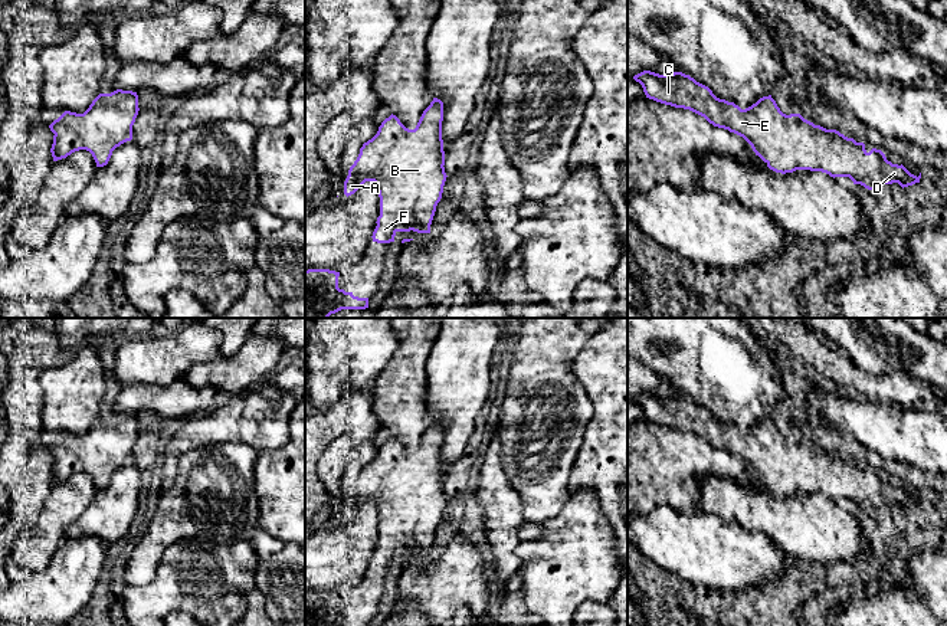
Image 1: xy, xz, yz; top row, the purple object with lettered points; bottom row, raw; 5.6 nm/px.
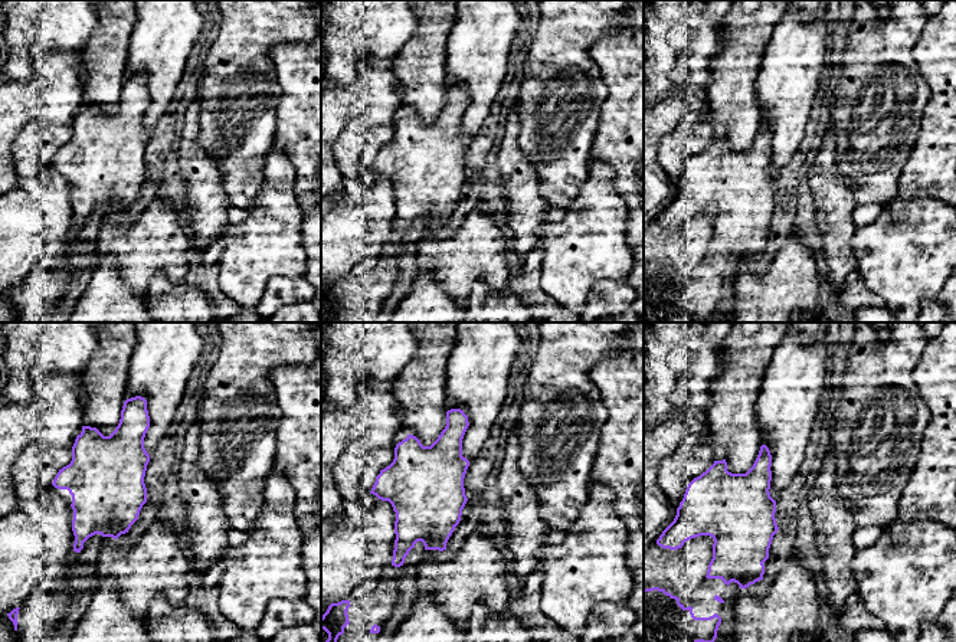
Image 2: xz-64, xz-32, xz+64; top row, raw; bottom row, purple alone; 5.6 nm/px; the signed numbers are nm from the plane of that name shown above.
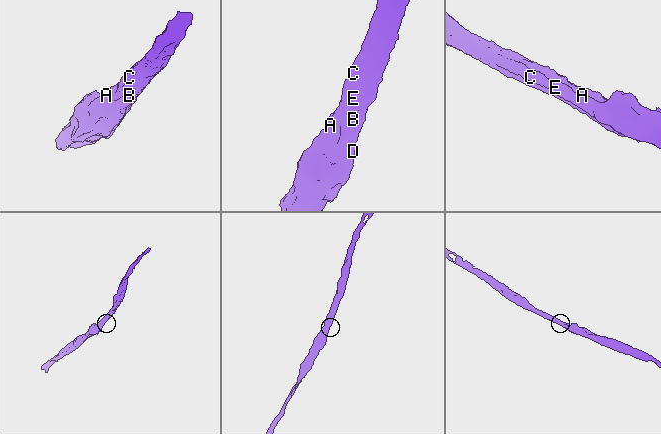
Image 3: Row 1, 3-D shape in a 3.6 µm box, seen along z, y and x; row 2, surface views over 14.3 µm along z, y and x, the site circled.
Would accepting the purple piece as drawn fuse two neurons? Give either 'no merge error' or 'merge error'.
no merge error

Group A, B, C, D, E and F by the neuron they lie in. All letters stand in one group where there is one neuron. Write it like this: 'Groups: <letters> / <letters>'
Groups: A B C D E F

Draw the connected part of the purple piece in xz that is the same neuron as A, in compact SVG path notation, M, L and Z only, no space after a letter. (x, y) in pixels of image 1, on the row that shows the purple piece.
M433 98L423 111L414 130L406 128L396 115L386 118L377 134L363 144L348 170L344 194L354 194L366 181L374 181L380 197L380 216L373 232L373 242L394 242L397 232L430 233L436 206L446 181L442 140L443 102Z

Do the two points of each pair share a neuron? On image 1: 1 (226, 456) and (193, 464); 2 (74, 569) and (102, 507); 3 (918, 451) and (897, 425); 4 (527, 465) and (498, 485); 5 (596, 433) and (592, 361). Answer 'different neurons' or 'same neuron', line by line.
1: same neuron
2: different neurons
3: same neuron
4: different neurons
5: same neuron

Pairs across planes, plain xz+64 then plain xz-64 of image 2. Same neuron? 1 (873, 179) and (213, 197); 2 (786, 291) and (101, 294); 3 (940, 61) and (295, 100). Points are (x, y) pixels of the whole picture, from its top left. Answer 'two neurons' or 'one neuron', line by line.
1: two neurons
2: two neurons
3: one neuron

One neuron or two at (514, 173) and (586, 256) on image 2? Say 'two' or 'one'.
one

